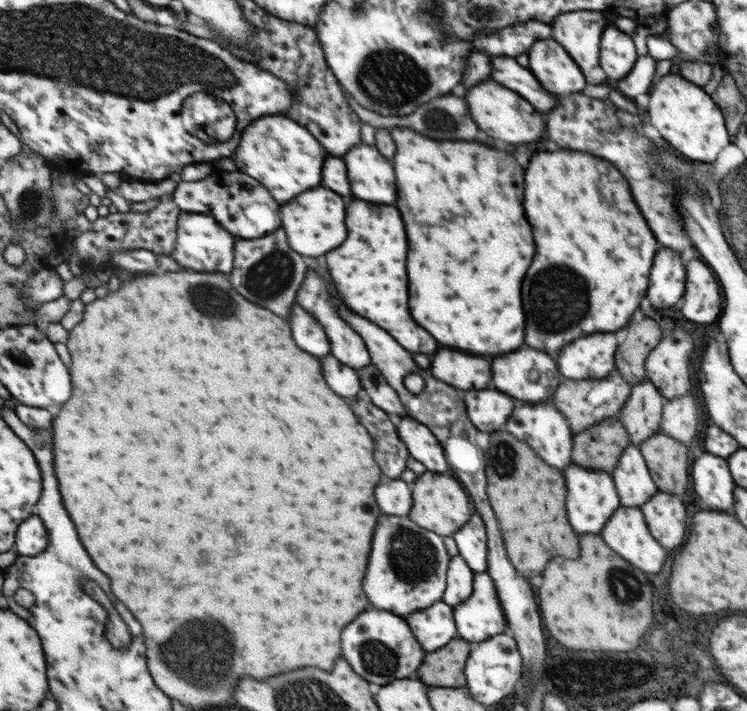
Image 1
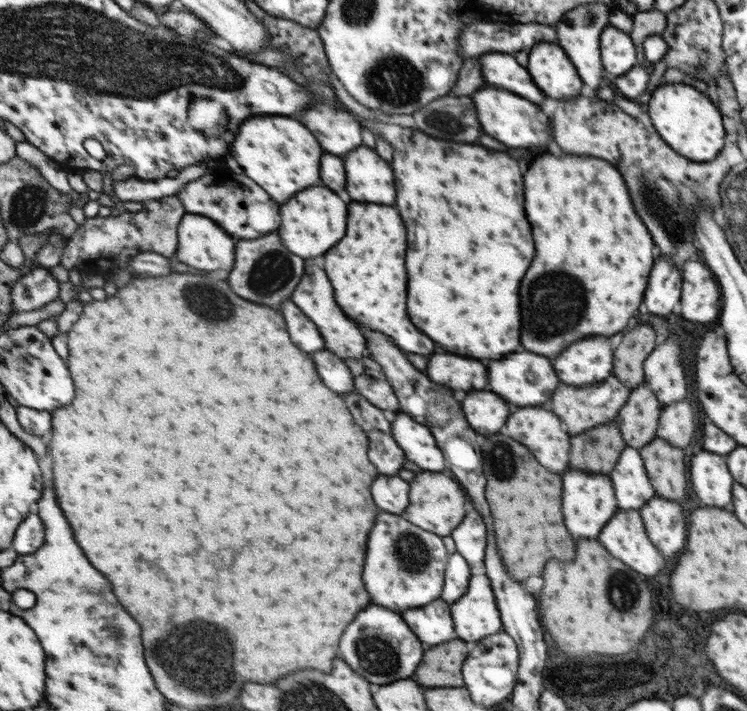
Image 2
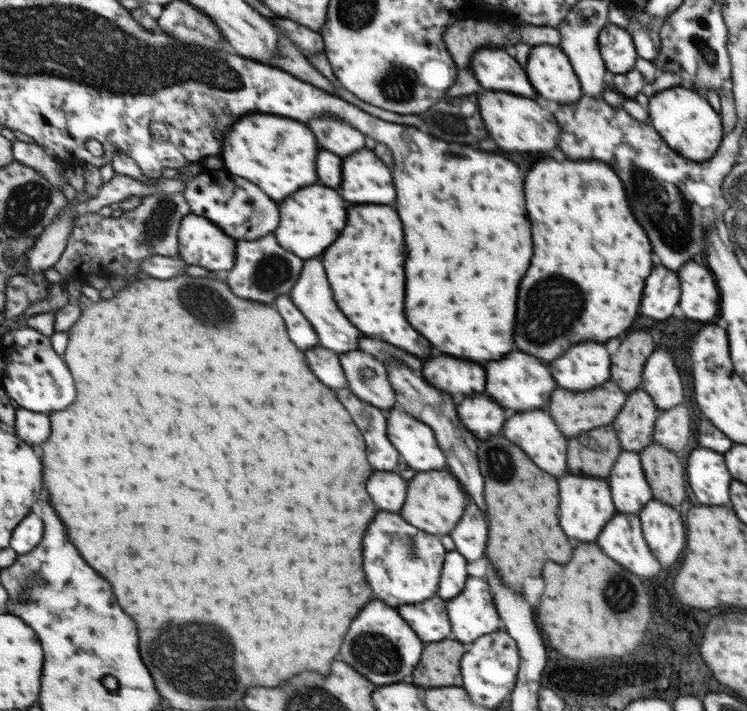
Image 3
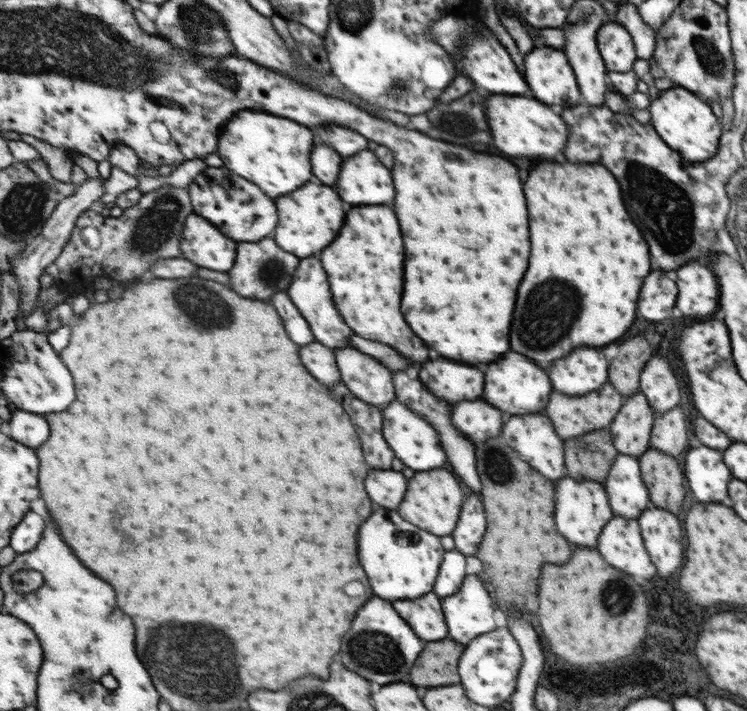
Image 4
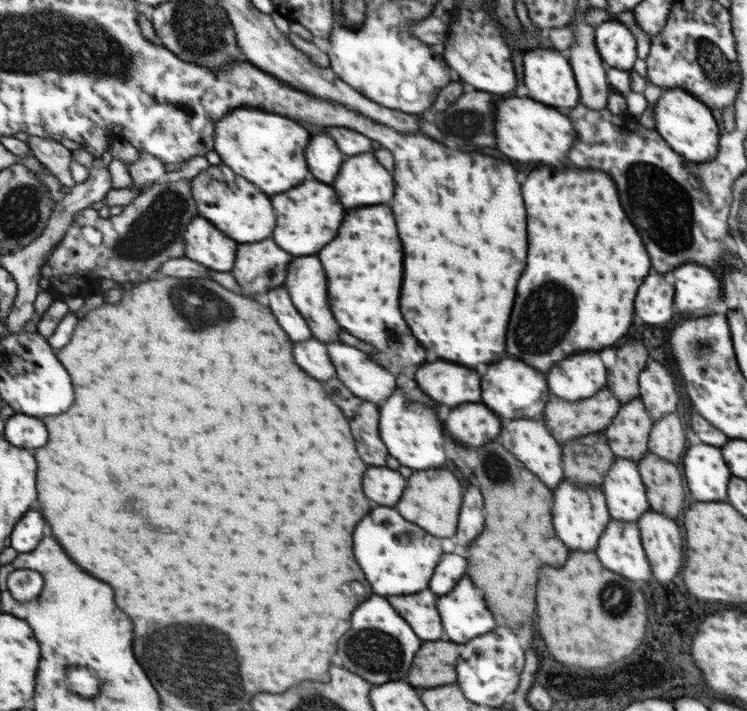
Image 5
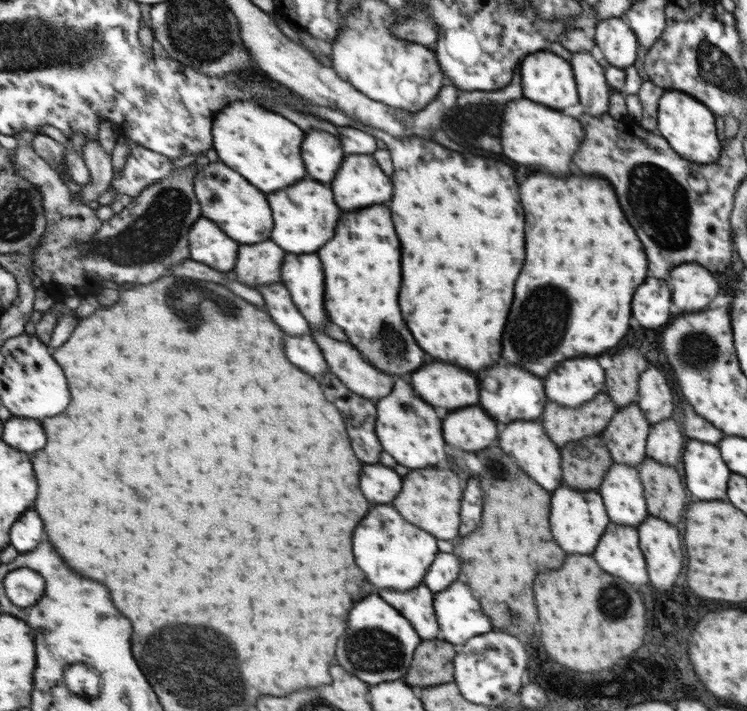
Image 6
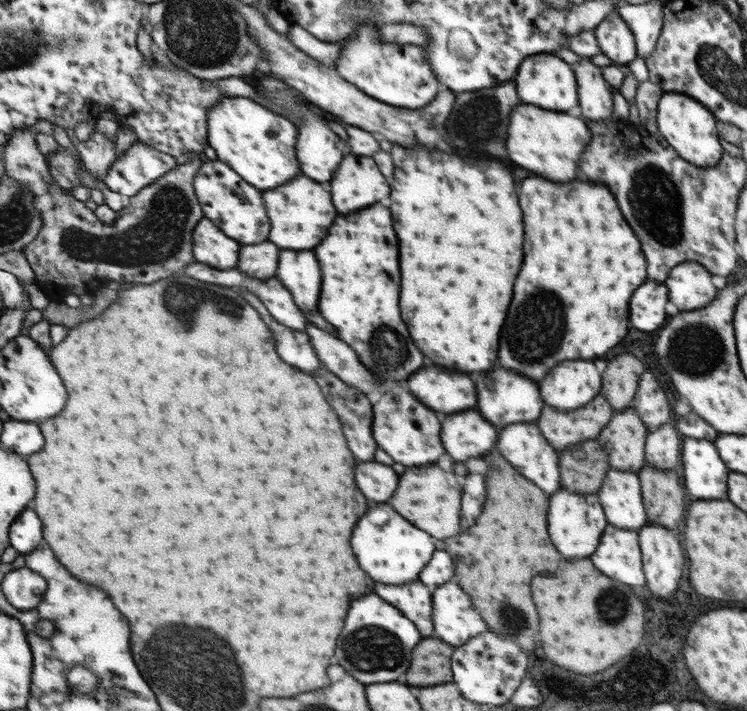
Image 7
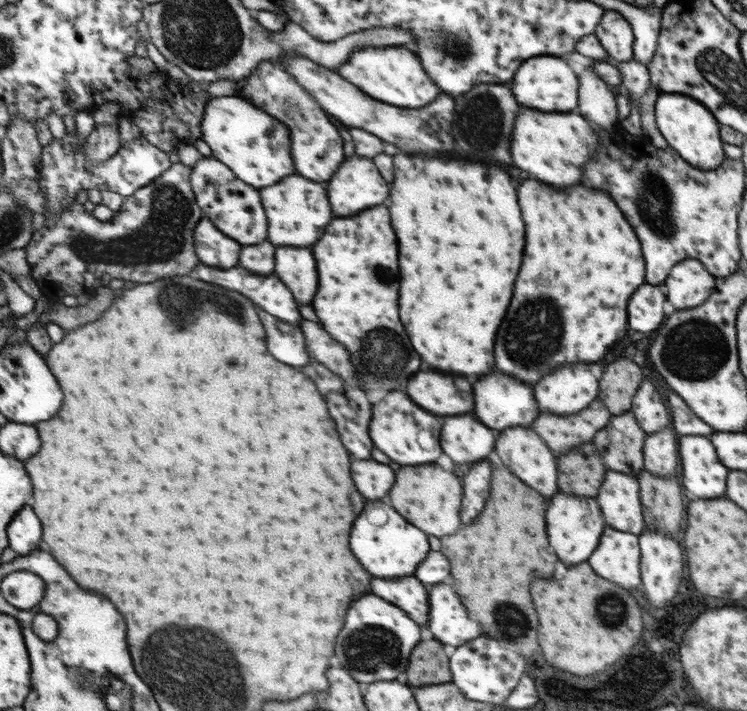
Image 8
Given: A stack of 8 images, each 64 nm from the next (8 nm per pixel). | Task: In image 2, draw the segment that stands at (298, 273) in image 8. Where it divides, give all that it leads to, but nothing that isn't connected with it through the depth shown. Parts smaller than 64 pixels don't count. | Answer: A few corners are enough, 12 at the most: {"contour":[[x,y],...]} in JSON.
{"contour":[[315,264],[292,300],[341,360],[366,354],[363,333],[333,302]]}

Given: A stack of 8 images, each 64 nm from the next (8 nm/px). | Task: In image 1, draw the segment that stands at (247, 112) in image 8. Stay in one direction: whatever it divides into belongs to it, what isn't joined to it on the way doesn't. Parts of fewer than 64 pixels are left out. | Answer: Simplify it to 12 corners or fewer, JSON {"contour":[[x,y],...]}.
{"contour":[[279,114],[231,159],[287,204],[319,186],[323,148]]}

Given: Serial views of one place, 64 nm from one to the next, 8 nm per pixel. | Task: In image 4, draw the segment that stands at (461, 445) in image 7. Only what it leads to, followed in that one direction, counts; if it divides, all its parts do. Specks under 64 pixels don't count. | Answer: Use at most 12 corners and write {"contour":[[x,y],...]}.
{"contour":[[485,400],[450,408],[451,424],[473,446],[497,437],[501,414]]}

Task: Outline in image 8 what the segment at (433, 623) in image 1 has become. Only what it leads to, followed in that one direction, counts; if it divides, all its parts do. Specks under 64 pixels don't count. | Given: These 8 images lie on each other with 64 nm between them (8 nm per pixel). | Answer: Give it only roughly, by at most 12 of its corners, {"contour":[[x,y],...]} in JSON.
{"contour":[[414,575],[371,578],[371,594],[427,628],[429,590]]}

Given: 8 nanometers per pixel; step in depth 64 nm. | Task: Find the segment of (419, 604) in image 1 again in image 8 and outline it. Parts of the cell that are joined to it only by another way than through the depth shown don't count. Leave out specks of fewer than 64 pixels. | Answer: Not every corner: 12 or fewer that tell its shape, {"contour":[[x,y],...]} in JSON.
{"contour":[[367,502],[351,552],[371,576],[407,578],[430,554],[427,534]]}

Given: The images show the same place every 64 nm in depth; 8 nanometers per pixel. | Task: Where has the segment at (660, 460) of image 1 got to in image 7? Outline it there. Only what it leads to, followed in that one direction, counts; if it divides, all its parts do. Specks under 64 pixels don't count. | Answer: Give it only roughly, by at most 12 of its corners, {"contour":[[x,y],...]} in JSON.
{"contour":[[641,467],[651,524],[683,520],[683,490],[673,472]]}

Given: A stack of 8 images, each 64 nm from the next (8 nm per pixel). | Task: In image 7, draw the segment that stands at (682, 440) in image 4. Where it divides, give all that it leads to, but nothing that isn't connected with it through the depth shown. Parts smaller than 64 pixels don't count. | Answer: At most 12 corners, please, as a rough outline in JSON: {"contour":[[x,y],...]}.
{"contour":[[674,424],[647,435],[651,468],[681,472],[681,438]]}

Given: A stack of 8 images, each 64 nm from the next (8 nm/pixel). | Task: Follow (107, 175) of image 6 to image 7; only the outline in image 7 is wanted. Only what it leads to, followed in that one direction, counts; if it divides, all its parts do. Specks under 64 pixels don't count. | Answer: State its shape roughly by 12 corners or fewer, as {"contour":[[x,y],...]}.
{"contour":[[64,128],[87,172],[102,181],[117,160],[117,143],[96,130],[79,141]]}

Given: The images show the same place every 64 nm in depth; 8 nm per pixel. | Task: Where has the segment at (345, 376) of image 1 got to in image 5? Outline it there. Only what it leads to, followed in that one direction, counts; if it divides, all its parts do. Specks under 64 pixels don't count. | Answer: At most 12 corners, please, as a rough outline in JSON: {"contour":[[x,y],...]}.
{"contour":[[315,338],[297,341],[295,360],[315,376],[336,376],[323,342]]}

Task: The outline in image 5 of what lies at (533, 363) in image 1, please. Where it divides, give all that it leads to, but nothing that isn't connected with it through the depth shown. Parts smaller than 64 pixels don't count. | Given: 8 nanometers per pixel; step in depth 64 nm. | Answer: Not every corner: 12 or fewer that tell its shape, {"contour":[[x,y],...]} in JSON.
{"contour":[[517,358],[485,370],[480,402],[503,417],[540,418],[550,388]]}

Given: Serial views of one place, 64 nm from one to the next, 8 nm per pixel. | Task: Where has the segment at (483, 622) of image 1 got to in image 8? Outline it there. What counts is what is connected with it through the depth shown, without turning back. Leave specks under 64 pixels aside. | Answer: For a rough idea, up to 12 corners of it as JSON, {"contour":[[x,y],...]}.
{"contour":[[446,581],[428,588],[435,640],[452,649],[483,630]]}

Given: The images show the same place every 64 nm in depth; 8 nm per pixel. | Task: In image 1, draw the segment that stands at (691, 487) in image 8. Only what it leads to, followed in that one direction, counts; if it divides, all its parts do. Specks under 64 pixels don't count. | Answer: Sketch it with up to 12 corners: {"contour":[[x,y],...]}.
{"contour":[[695,458],[693,490],[707,508],[731,508],[727,462]]}

